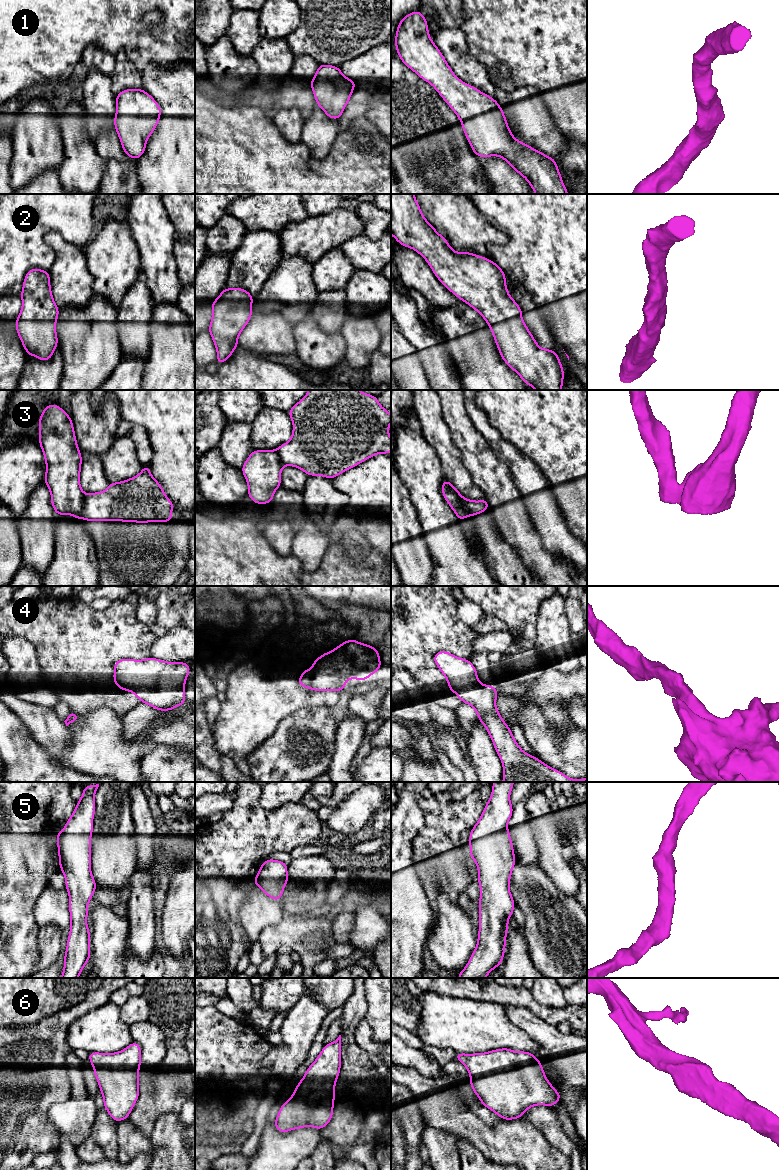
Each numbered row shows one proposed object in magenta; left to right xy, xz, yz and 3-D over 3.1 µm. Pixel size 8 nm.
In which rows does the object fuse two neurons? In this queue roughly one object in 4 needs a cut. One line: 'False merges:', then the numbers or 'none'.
False merges: 3

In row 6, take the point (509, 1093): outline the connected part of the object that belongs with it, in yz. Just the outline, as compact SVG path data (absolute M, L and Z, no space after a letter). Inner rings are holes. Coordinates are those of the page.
M501 1048L485 1053L456 1053L454 1058L467 1068L471 1078L469 1083L482 1106L503 1120L521 1119L527 1109L536 1105L553 1107L561 1099L560 1092L548 1081L541 1061L530 1052Z

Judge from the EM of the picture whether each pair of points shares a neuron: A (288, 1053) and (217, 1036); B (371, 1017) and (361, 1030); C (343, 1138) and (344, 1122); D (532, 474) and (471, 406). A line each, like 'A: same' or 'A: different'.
A: different
B: different
C: same
D: same

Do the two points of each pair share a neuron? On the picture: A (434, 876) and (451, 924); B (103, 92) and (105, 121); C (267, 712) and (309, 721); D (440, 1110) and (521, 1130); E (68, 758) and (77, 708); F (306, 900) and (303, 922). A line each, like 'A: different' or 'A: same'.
A: different
B: same
C: different
D: same
E: different
F: different

